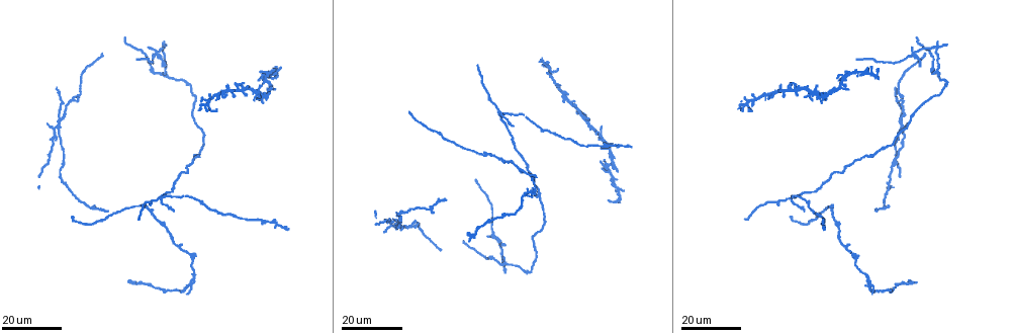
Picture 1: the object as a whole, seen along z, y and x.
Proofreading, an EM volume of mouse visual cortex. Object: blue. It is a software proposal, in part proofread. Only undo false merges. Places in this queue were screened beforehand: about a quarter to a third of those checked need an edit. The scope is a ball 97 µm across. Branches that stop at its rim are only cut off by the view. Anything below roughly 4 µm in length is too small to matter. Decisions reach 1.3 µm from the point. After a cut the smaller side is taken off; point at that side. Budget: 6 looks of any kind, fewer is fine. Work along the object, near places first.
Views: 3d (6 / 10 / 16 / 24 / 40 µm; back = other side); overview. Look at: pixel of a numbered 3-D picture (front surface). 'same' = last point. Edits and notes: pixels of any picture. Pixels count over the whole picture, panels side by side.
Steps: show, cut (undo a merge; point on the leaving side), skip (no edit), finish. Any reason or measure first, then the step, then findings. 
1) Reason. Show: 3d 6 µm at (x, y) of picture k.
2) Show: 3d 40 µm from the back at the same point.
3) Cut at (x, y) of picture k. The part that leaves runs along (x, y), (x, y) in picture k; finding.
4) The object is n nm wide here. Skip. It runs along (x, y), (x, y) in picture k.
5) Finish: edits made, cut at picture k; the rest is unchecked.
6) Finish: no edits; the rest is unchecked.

Thick turns thin. Show: 3d 16 µm at (876, 155) of picture 1.

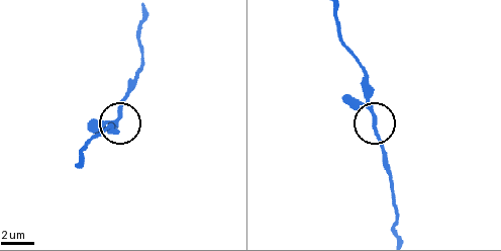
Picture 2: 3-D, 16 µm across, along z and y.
Show: 3d 6 µm at (372, 113) of picture 2.

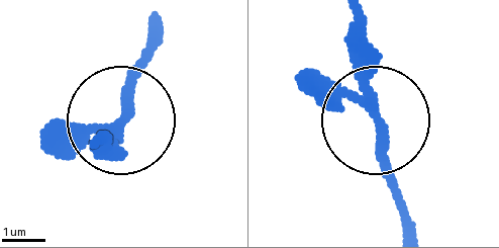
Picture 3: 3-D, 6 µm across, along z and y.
Skip. It runs along (156, 24), (126, 111), (98, 145) in picture 3; all the same cell.

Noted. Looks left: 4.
Arms part here. Show: 3d 24 µm at (936, 72) of picture 1.

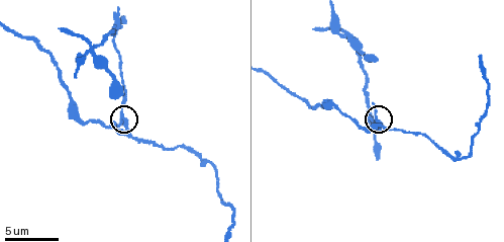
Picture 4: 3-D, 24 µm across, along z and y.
Show: 3d 6 µm at (123, 125) of picture 4.

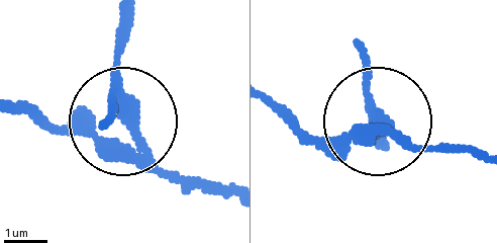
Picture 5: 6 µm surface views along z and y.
Cut at (116, 95) of picture 5. The part that leaves runs along (146, 143), (114, 60), (125, 16) in picture 5; two cells meet here.

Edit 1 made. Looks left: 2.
Finish: edits made, cut at picture 5; the rest is unchecked.

